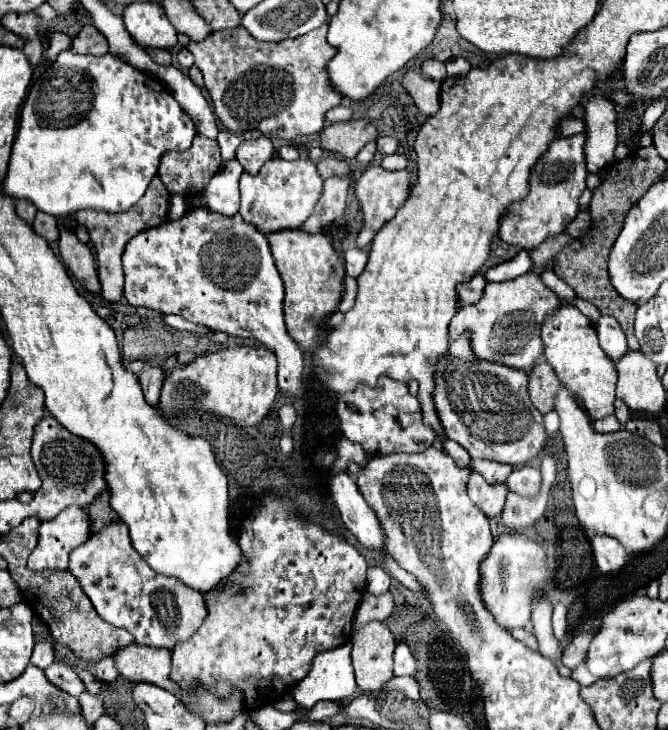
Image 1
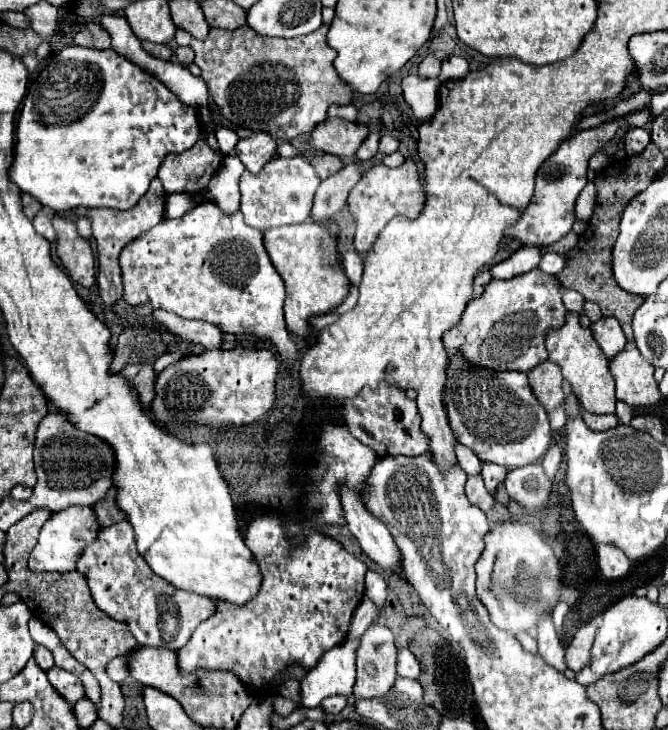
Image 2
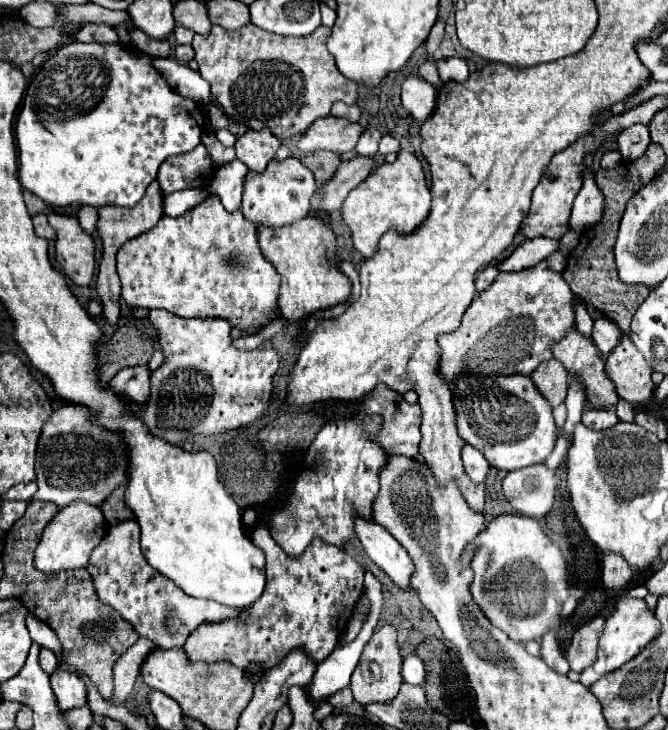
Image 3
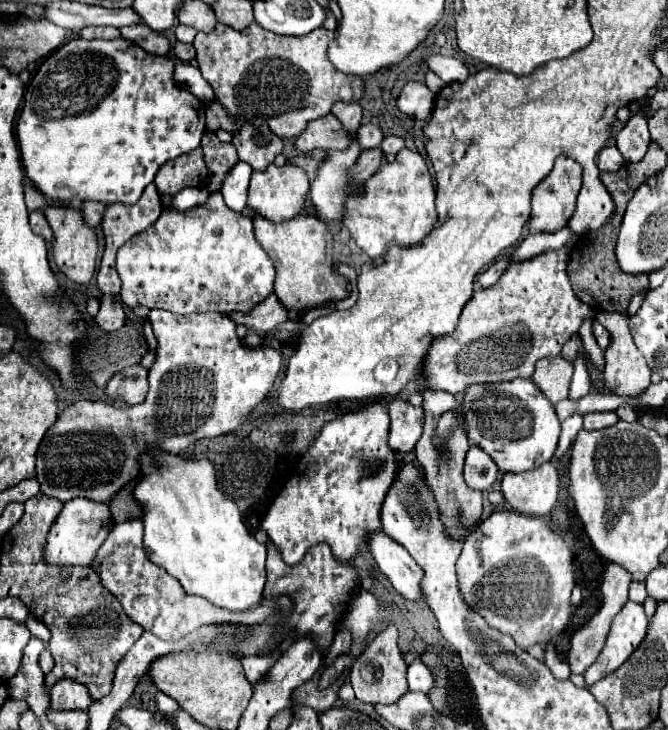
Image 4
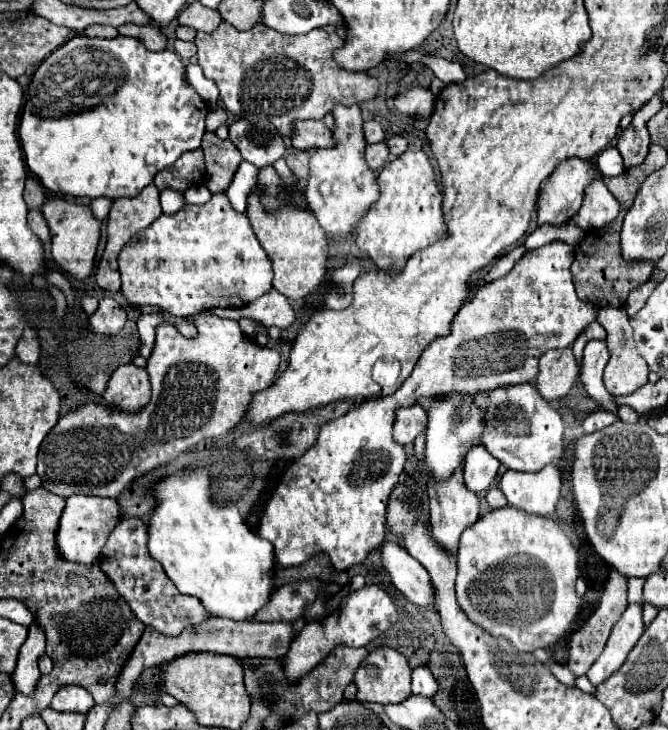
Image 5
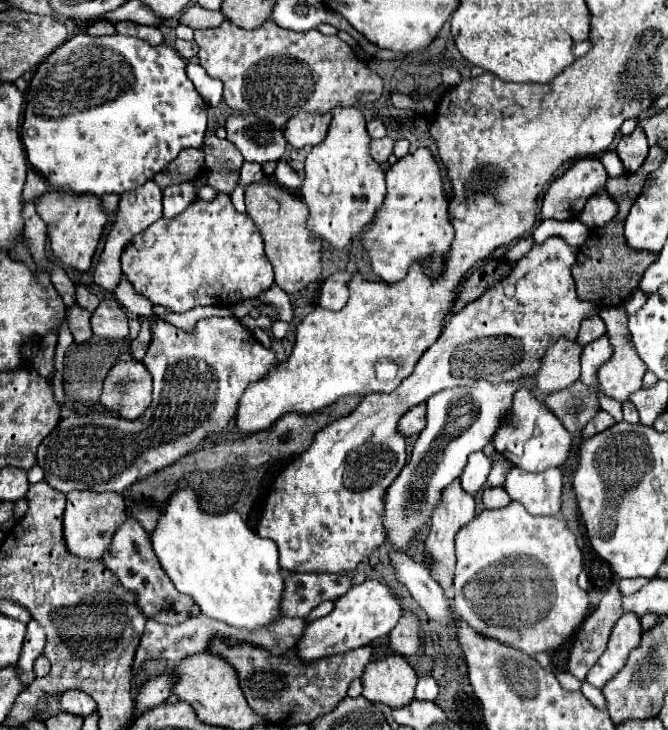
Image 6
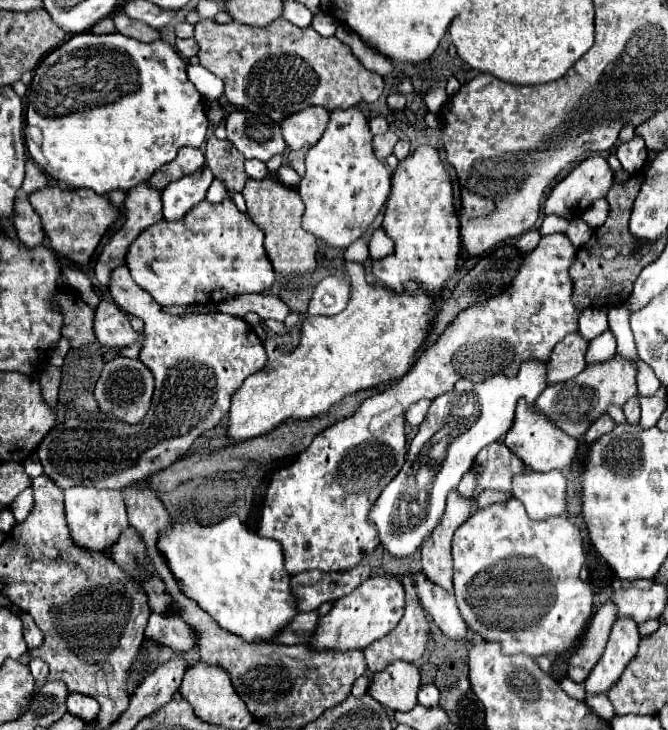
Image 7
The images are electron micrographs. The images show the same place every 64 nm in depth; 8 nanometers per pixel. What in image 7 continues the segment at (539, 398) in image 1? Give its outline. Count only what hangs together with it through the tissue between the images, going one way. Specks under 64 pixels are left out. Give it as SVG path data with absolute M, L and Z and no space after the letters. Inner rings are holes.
M578 332L568 334L562 342L558 342L550 354L552 370L548 370L548 384L566 382L576 378L586 368L586 350L590 342L582 338Z

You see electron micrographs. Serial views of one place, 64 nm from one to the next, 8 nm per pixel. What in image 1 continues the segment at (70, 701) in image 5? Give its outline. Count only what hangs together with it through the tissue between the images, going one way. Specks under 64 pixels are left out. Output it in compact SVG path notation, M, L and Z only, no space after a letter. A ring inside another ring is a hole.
M54 662L52 666L48 666L46 670L46 678L60 690L68 692L70 696L78 698L82 692L84 692L84 684L82 680L74 674L74 670L62 662Z

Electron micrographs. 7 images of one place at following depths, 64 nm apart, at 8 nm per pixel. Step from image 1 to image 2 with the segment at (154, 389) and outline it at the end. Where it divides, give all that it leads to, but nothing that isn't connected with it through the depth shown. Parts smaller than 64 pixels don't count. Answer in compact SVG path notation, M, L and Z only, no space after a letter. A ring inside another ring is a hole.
M130 364L124 366L120 376L138 392L140 404L148 406L154 398L154 370L150 364Z

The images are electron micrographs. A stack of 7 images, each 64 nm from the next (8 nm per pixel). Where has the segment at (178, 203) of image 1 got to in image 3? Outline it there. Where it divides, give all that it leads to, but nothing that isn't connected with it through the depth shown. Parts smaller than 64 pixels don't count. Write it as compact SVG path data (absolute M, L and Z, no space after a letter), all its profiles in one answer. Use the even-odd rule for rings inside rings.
M188 188L188 190L180 190L176 194L168 194L164 198L164 212L168 216L180 216L188 210L192 210L194 206L198 206L200 202L204 202L210 196L210 192L206 188Z

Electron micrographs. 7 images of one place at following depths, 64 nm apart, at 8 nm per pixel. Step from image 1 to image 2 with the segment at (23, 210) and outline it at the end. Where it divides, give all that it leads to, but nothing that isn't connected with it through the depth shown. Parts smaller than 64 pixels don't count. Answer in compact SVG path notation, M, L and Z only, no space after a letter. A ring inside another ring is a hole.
M22 194L22 204L24 204L24 214L32 220L40 210L40 202L36 202L36 198L28 198L28 194Z

